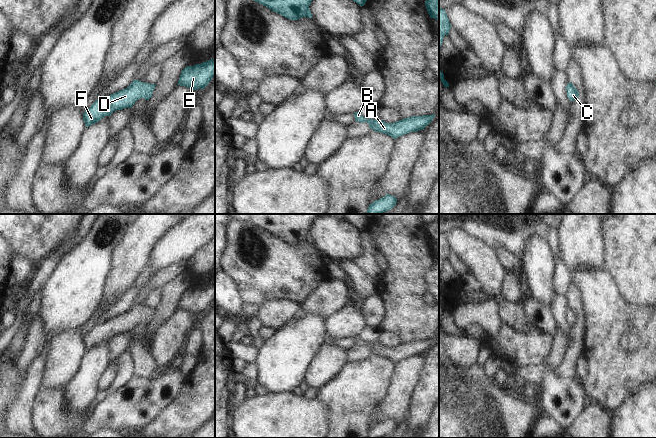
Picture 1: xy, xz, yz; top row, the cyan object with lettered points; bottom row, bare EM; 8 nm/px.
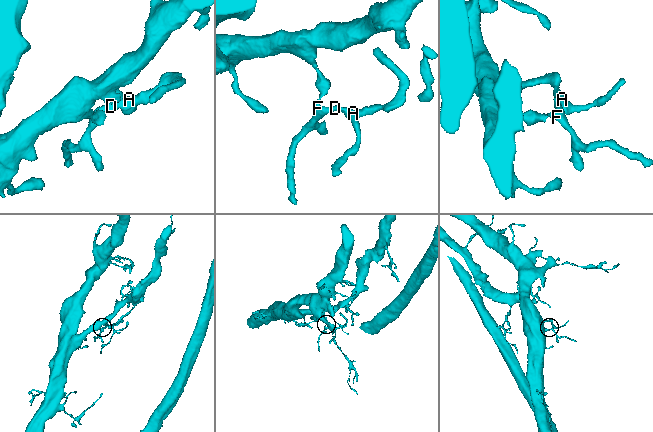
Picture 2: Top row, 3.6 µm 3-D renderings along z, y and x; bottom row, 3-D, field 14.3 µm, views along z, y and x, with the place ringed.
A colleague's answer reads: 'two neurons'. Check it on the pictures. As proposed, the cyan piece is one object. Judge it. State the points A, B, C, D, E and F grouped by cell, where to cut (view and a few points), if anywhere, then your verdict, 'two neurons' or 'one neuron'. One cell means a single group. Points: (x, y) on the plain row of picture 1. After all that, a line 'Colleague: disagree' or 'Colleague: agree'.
A B C D E F; no cut; one neuron
Colleague: disagree

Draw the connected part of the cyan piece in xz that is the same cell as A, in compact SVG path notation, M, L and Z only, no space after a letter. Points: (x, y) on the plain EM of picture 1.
M359 335L354 337L355 345L369 348L370 353L376 356L380 356L397 363L400 360L408 358L410 356L416 356L424 354L424 352L430 348L435 341L432 339L412 340L404 342L394 347L386 347L382 344L366 343Z

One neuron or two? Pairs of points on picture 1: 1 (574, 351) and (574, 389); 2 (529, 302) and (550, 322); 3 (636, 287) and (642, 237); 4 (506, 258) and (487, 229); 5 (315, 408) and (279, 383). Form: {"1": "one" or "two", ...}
{"1": "two", "2": "one", "3": "one", "4": "two", "5": "two"}

